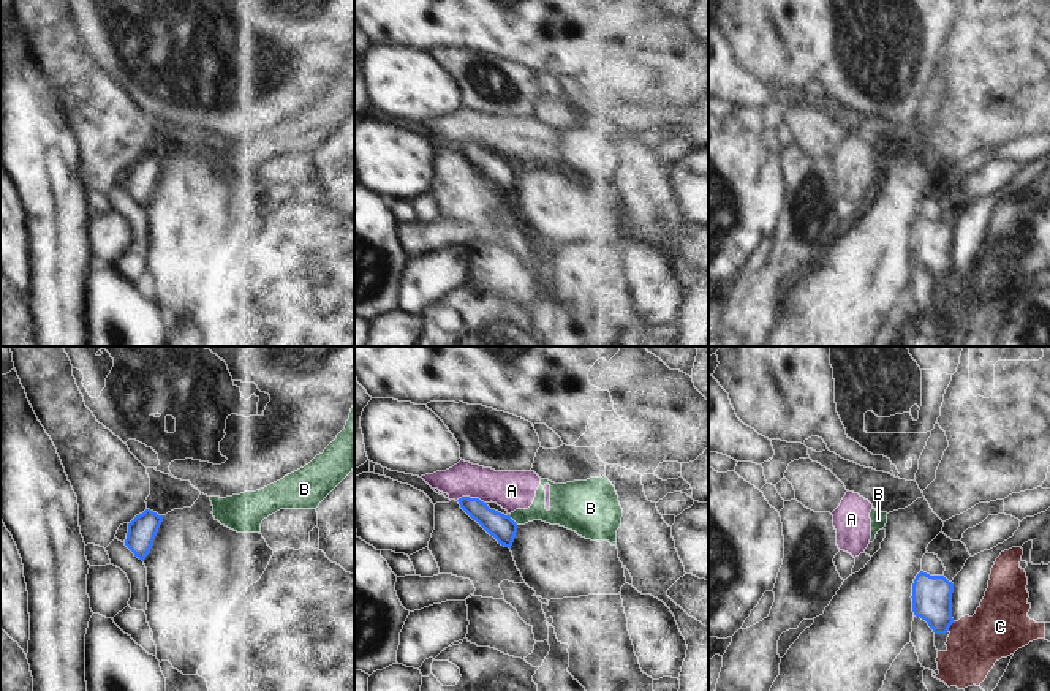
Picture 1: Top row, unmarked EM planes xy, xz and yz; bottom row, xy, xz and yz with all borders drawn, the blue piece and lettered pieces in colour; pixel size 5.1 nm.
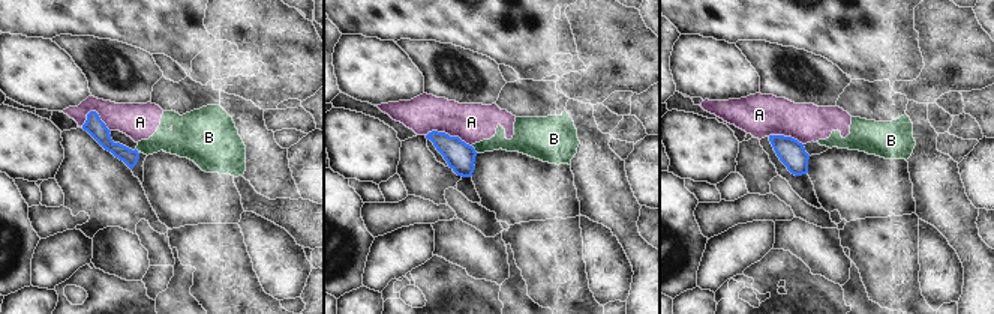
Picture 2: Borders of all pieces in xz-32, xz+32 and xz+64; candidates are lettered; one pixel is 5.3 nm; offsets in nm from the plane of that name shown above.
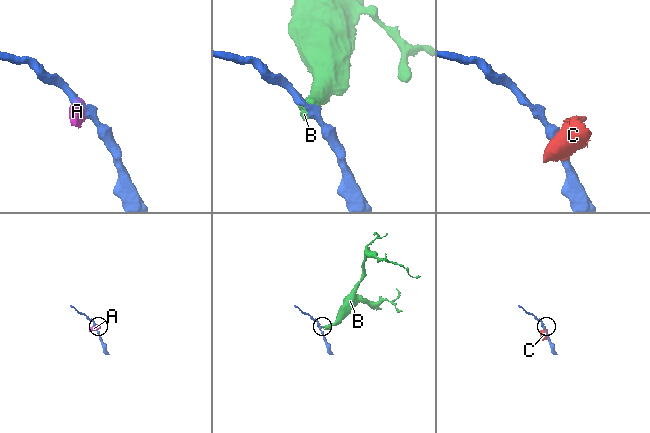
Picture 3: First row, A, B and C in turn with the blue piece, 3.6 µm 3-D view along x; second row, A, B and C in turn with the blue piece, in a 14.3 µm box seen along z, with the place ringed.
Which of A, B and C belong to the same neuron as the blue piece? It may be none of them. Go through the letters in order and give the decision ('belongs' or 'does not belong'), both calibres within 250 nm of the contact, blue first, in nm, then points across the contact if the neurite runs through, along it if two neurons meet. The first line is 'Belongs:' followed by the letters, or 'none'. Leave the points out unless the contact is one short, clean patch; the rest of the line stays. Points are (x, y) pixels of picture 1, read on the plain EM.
Belongs: none
A: does not belong | 140/200 nm | along xz (456, 146), (478, 143), (486, 149)
B: does not belong | 140/110 nm
C: does not belong | 200/300 nm | along yz (955, 268), (948, 275)

